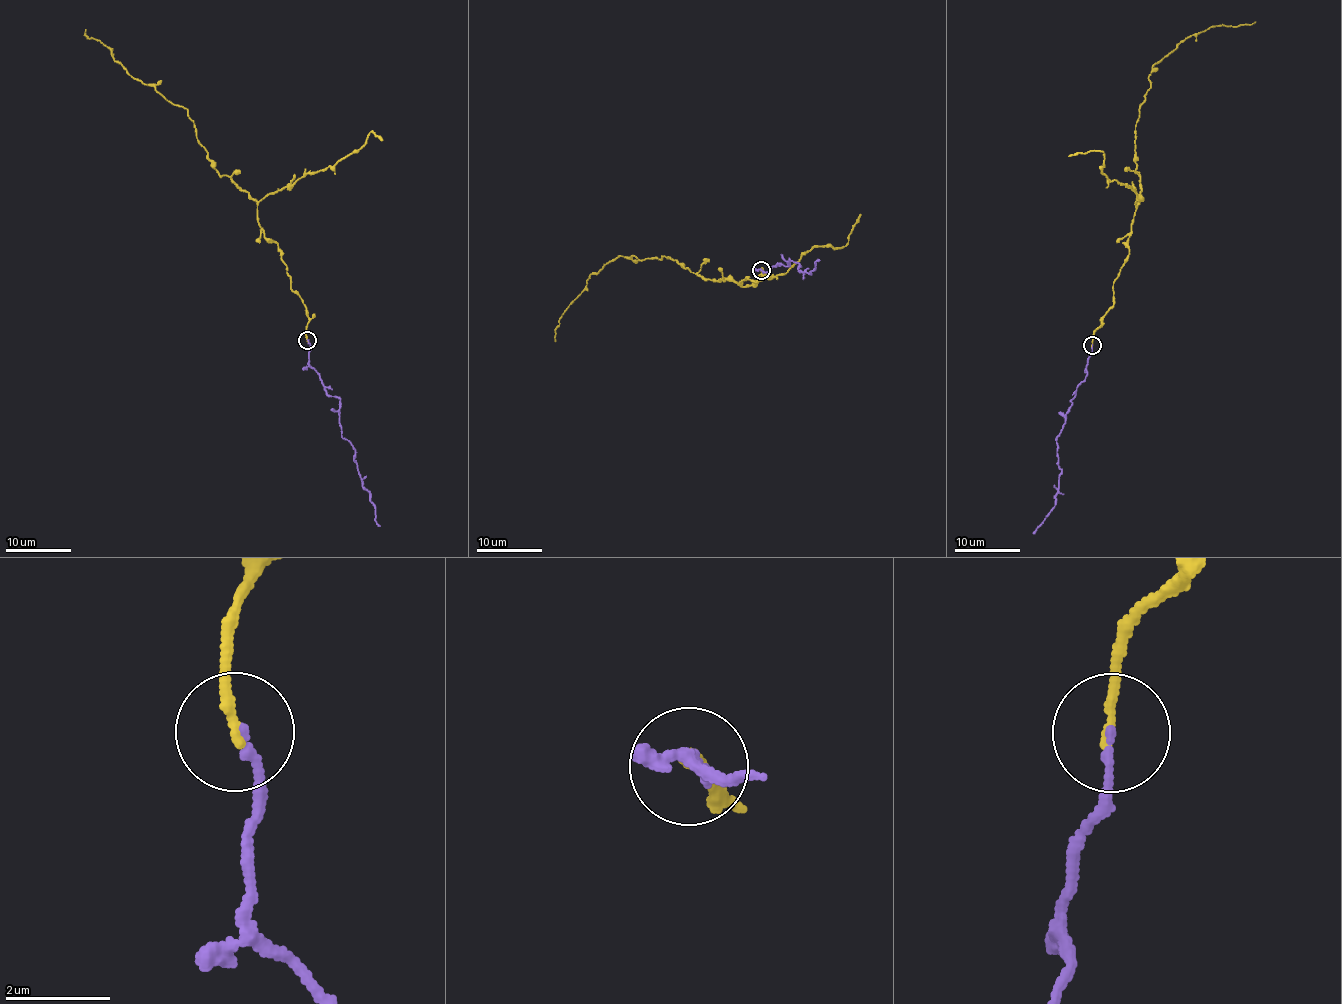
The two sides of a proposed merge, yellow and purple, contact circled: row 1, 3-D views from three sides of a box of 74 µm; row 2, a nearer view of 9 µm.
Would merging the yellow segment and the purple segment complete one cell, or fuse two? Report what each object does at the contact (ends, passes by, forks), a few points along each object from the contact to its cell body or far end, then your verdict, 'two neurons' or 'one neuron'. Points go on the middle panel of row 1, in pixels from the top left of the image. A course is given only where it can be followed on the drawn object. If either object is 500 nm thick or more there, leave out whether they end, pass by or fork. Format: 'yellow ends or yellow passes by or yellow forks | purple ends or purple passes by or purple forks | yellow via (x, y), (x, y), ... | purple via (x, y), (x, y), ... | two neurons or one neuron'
yellow ends | purple ends | yellow via (761, 271), (756, 282), (750, 276), (738, 284), (696, 276), (666, 256), (612, 260), (564, 312), (554, 341) | purple via (761, 271), (789, 264), (789, 259), (800, 265), (799, 271), (809, 274), (820, 260) | one neuron

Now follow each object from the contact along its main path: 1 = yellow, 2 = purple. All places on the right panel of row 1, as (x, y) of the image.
1: (1093, 344), (1129, 253), (1141, 176), (1135, 129), (1149, 73), (1186, 39), (1255, 22)
2: (1093, 344), (1087, 377), (1072, 399), (1066, 424), (1057, 437), (1061, 472), (1056, 502), (1033, 534)

